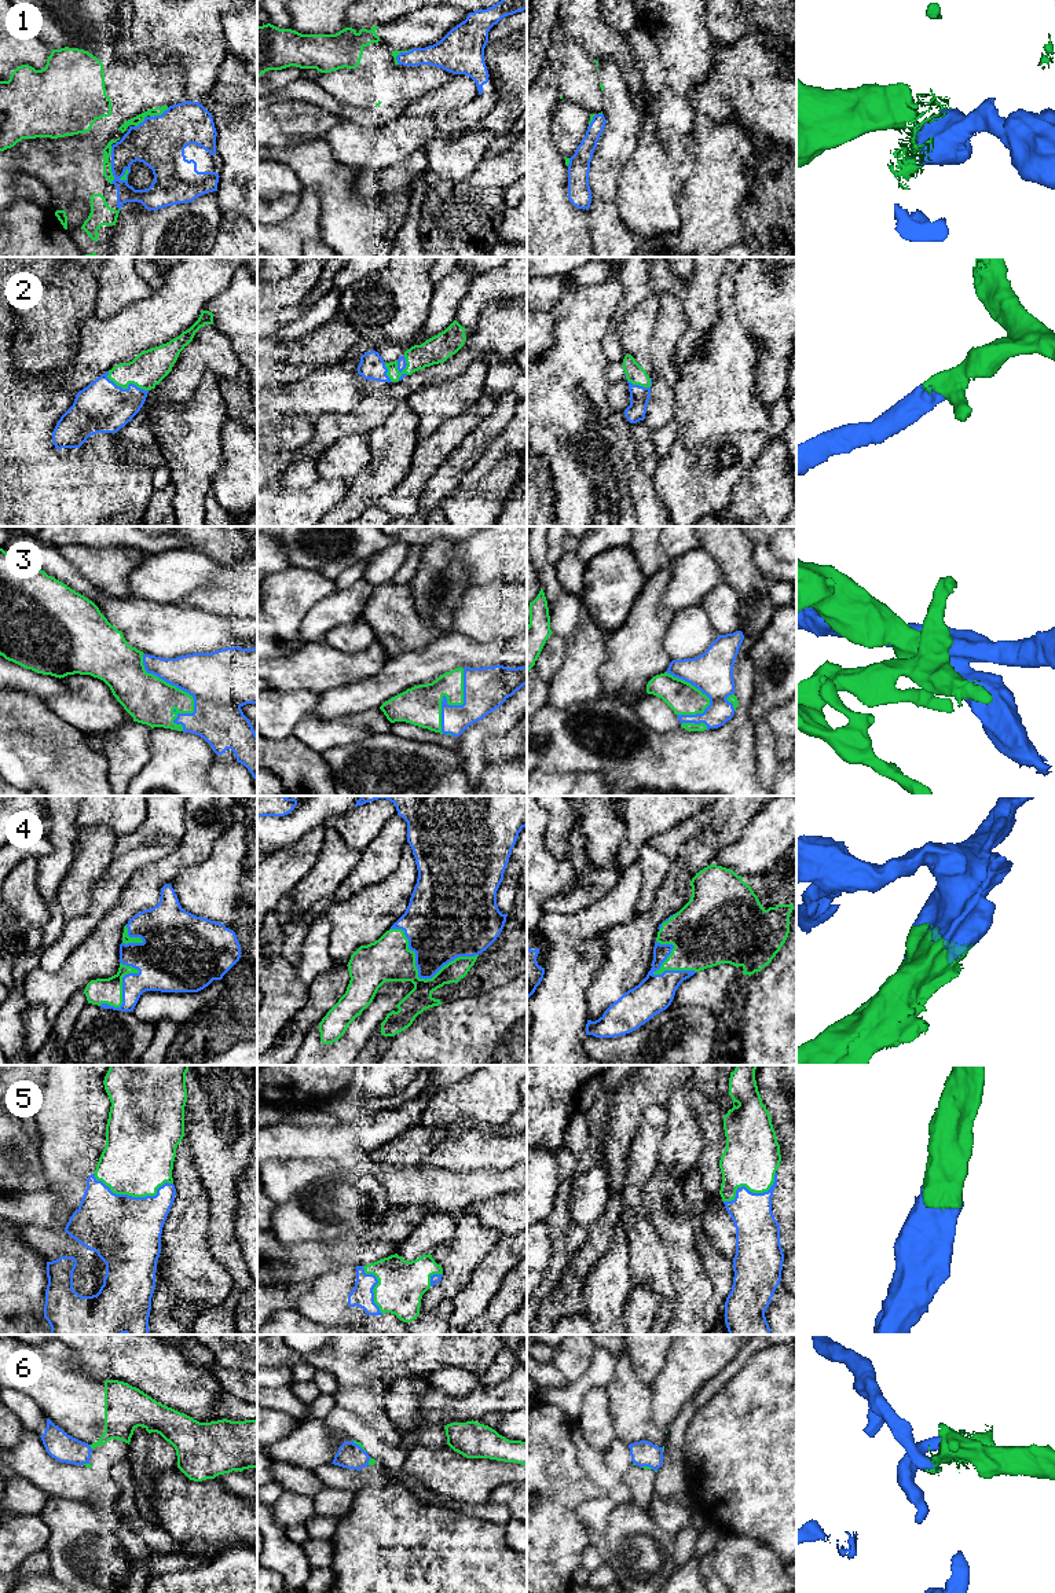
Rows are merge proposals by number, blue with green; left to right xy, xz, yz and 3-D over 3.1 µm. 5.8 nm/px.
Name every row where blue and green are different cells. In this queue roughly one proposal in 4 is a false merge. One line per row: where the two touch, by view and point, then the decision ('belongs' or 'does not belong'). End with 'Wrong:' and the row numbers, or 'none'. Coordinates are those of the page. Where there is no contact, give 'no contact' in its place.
1: meets blue in xy at (113, 173); does not belong
2: meets blue in xy at (125, 389); belongs
3: meets blue in xy at (183, 690); belongs
4: meets blue in xz at (420, 977); belongs
5: meets blue in xy at (134, 1197); belongs
6: meets blue in xy at (90, 1447); does not belong
Wrong: 1, 6

